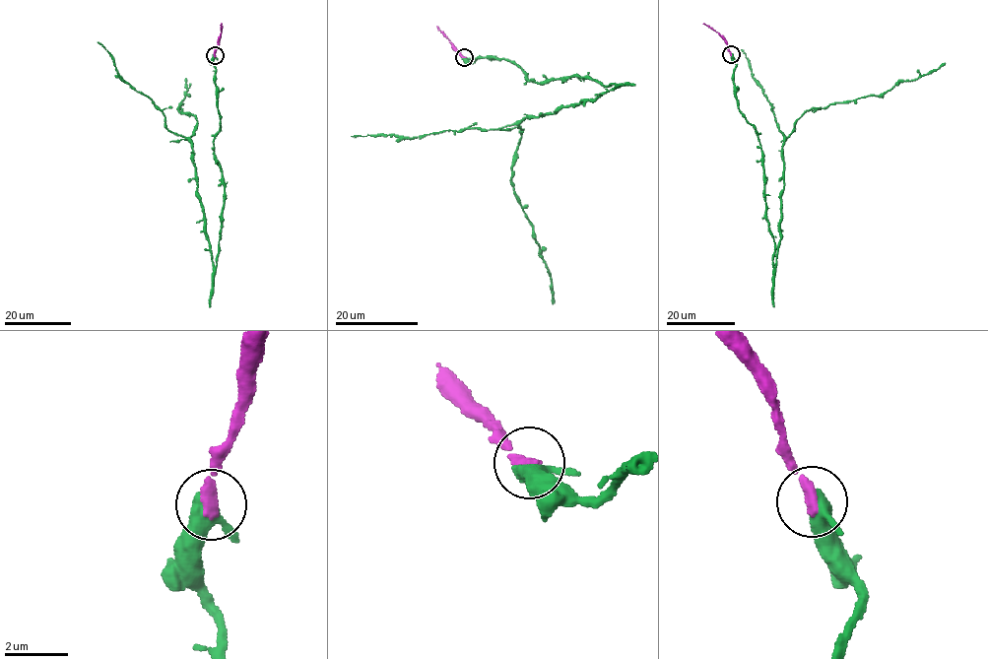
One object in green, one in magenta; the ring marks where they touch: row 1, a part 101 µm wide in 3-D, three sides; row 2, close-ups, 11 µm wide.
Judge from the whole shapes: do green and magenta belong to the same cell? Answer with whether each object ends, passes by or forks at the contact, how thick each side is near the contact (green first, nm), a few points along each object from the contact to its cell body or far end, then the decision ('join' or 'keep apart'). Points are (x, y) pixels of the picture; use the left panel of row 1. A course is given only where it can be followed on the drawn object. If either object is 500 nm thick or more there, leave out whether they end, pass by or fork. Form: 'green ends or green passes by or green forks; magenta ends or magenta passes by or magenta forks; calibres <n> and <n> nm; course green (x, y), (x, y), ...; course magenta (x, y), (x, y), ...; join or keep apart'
green passes by; magenta ends; calibres 460 and 360 nm; course green (214, 55), (220, 121), (215, 160), (224, 185), (215, 268), (189, 139), (197, 121), (176, 109), (184, 79); course magenta (215, 55), (222, 23); join

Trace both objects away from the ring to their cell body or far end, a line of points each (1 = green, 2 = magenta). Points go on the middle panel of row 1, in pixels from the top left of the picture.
1: (464, 58), (505, 59), (535, 82), (616, 84), (518, 125), (511, 181), (553, 303)
2: (464, 57), (437, 27)

